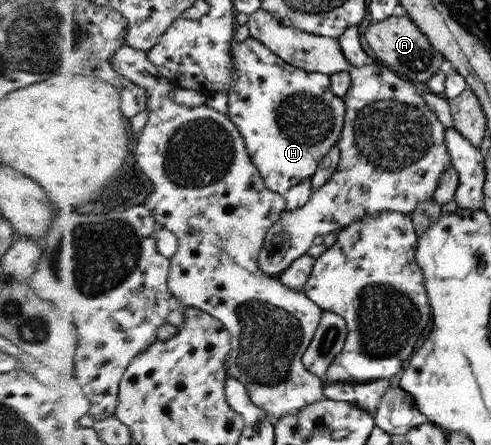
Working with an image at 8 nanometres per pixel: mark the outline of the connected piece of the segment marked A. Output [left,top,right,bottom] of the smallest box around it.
[364,16,445,82]

